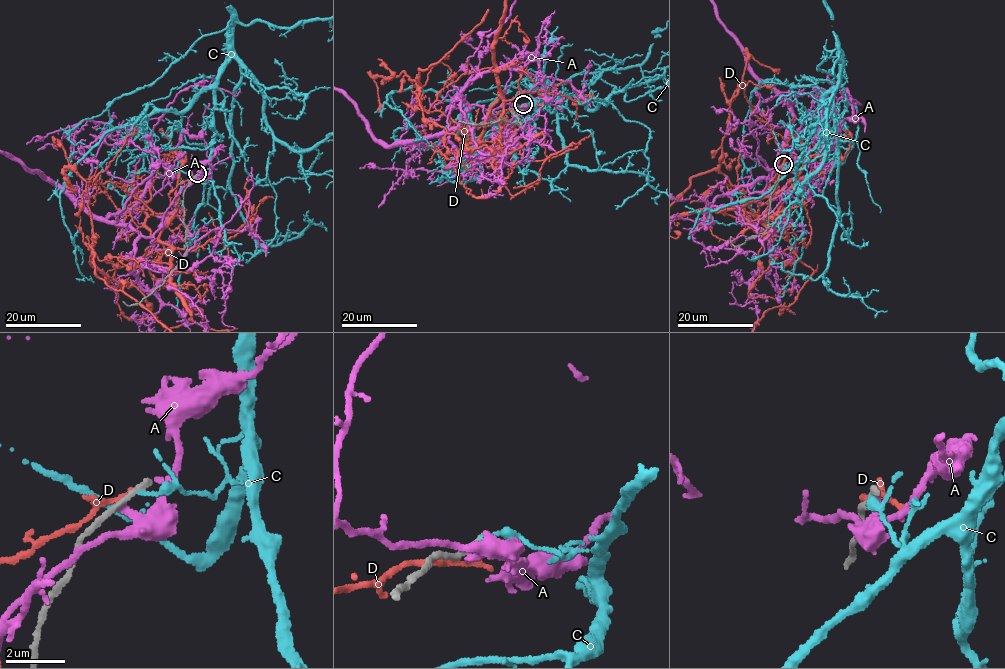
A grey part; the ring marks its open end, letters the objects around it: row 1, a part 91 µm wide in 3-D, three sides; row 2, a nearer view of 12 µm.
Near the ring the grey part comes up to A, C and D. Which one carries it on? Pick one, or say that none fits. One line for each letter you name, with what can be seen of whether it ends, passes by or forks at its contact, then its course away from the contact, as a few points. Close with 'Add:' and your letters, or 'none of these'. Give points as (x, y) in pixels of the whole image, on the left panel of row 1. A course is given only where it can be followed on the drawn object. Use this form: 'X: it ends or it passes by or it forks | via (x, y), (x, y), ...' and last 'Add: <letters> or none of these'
Add: none of these

